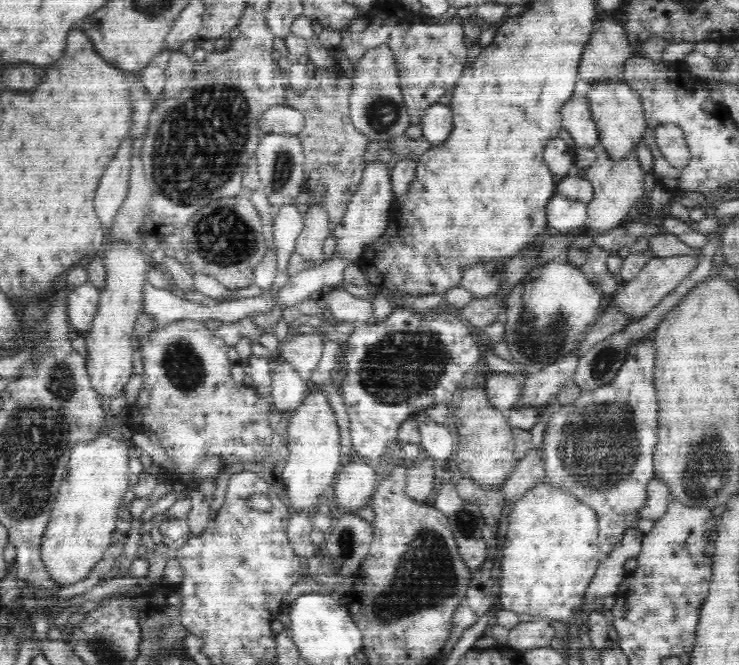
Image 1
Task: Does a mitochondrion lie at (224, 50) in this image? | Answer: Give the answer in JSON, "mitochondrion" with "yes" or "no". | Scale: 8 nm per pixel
{"mitochondrion":"no"}

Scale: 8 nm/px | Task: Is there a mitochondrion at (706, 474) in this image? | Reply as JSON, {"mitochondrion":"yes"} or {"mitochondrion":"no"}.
{"mitochondrion":"yes"}

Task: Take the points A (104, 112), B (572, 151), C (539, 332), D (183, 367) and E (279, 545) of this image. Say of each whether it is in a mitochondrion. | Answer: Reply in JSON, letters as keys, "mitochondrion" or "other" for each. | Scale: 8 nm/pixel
{"A":"other","B":"other","C":"mitochondrion","D":"mitochondrion","E":"other"}

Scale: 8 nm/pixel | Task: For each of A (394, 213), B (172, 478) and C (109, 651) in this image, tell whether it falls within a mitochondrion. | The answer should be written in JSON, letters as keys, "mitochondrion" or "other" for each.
{"A":"other","B":"other","C":"mitochondrion"}

